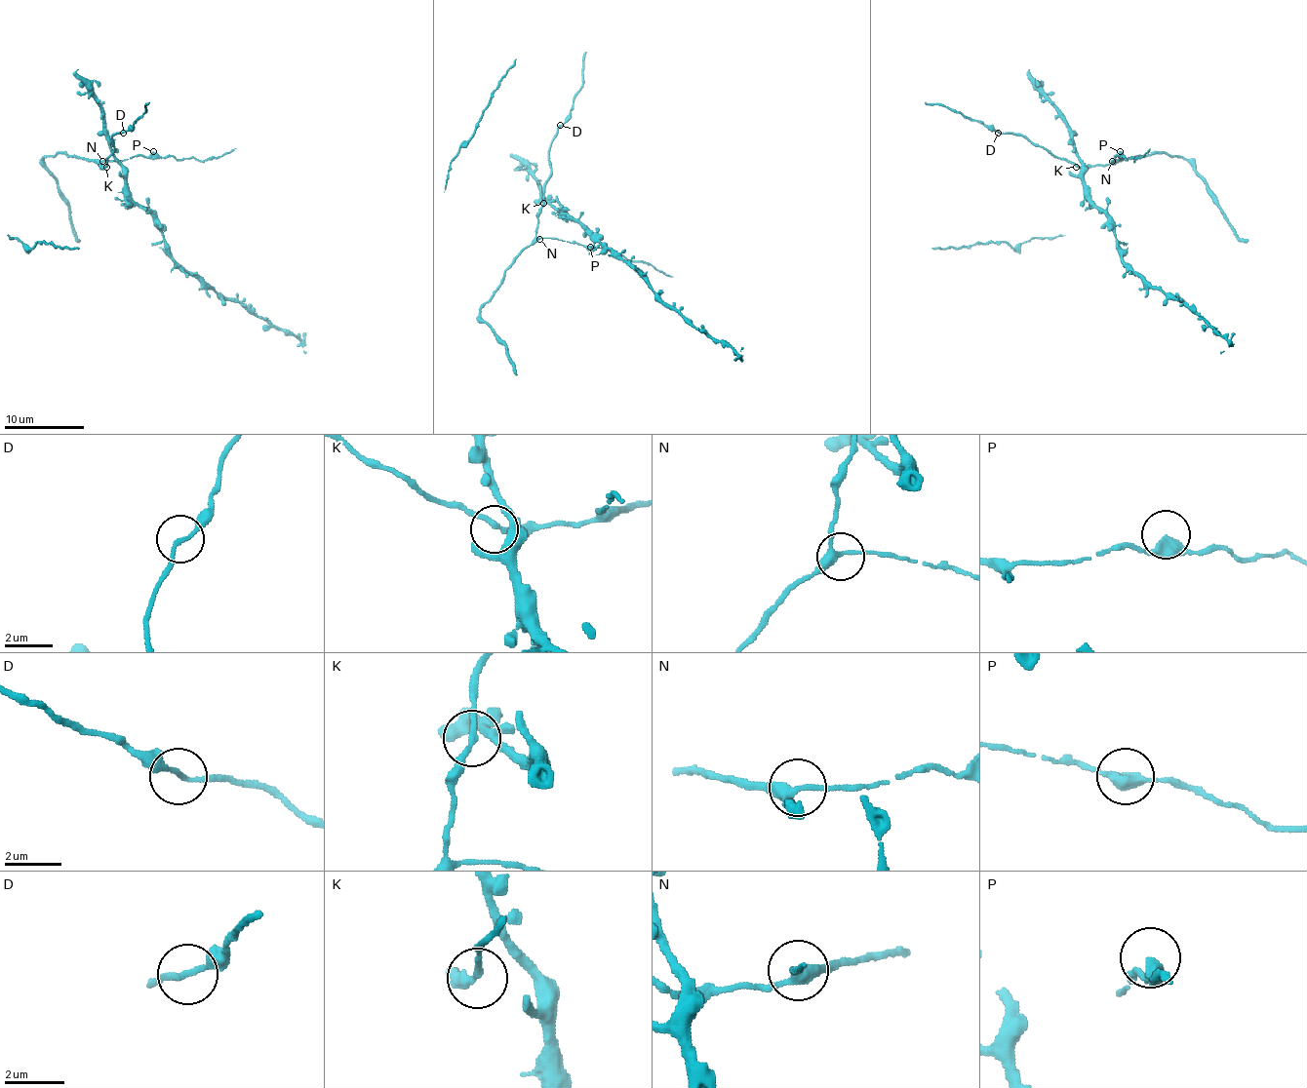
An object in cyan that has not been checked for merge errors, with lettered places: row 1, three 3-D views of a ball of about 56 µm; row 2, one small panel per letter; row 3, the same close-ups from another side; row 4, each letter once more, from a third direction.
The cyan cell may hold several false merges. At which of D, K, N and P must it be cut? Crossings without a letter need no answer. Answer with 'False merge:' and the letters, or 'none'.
False merge: none

